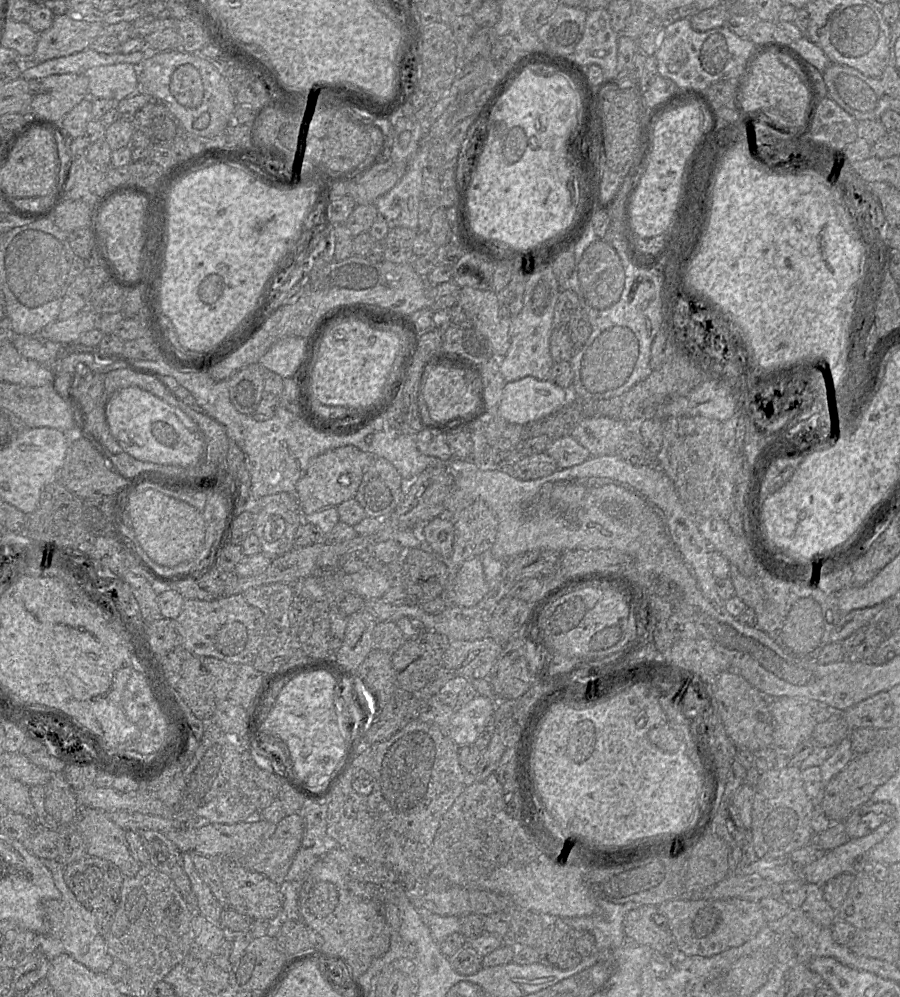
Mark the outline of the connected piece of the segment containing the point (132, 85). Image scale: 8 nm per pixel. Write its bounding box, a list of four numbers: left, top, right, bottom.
[89,63,139,102]

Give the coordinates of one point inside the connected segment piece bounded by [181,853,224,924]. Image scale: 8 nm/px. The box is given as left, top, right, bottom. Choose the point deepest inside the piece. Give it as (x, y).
(208, 906)

